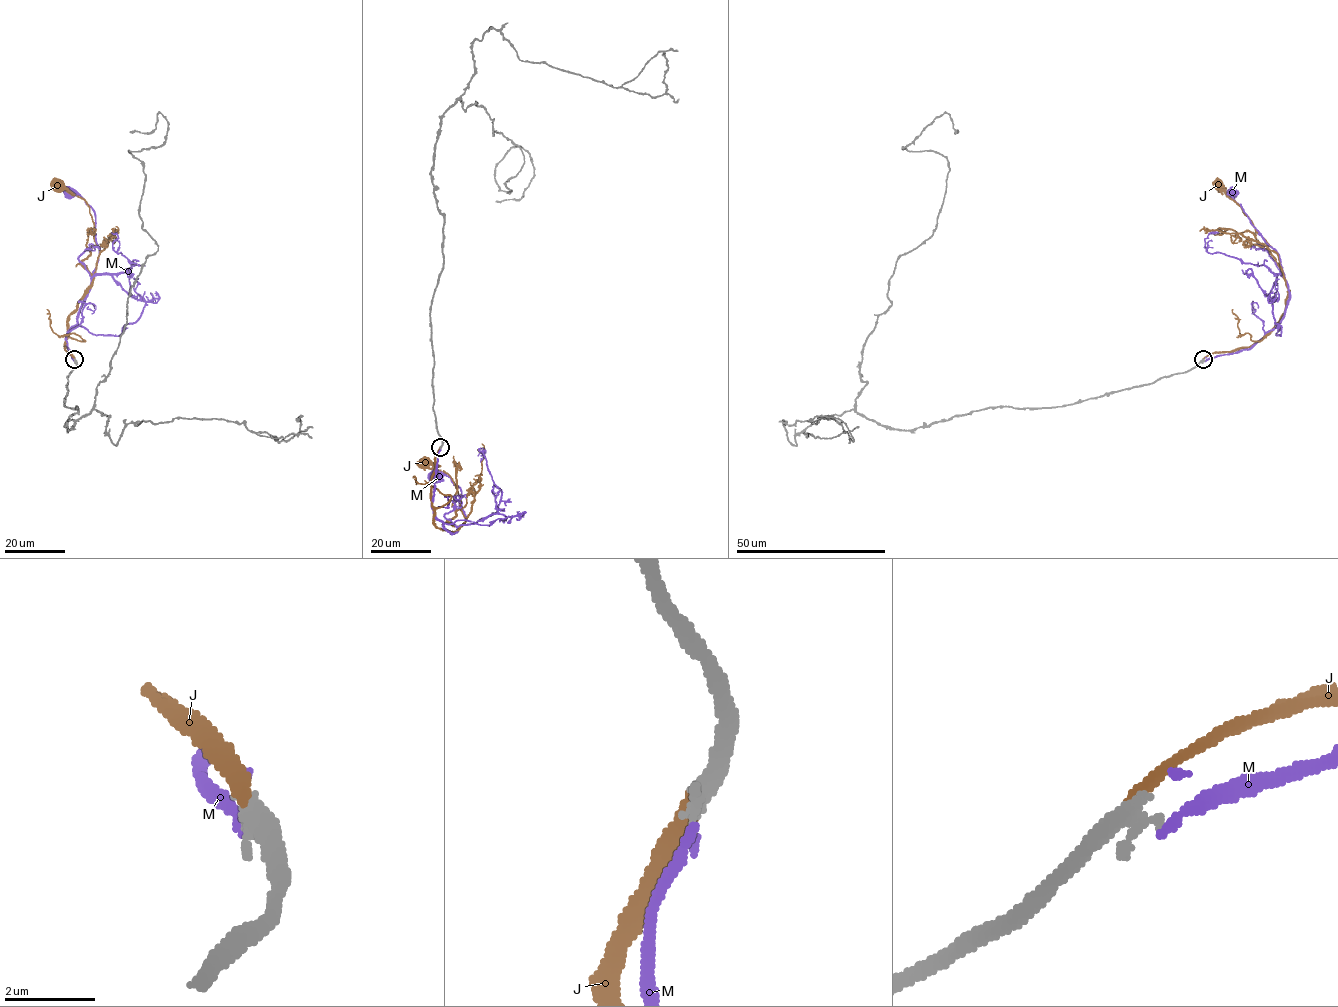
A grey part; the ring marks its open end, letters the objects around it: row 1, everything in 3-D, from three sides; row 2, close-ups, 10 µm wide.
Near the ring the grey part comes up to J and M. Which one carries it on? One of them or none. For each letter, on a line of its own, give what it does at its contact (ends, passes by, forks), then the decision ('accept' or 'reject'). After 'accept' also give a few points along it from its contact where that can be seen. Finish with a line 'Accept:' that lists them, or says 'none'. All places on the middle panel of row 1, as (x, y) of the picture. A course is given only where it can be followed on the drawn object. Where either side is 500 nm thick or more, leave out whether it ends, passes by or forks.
J: it ends; reject
M: it passes by; reject
Accept: none

